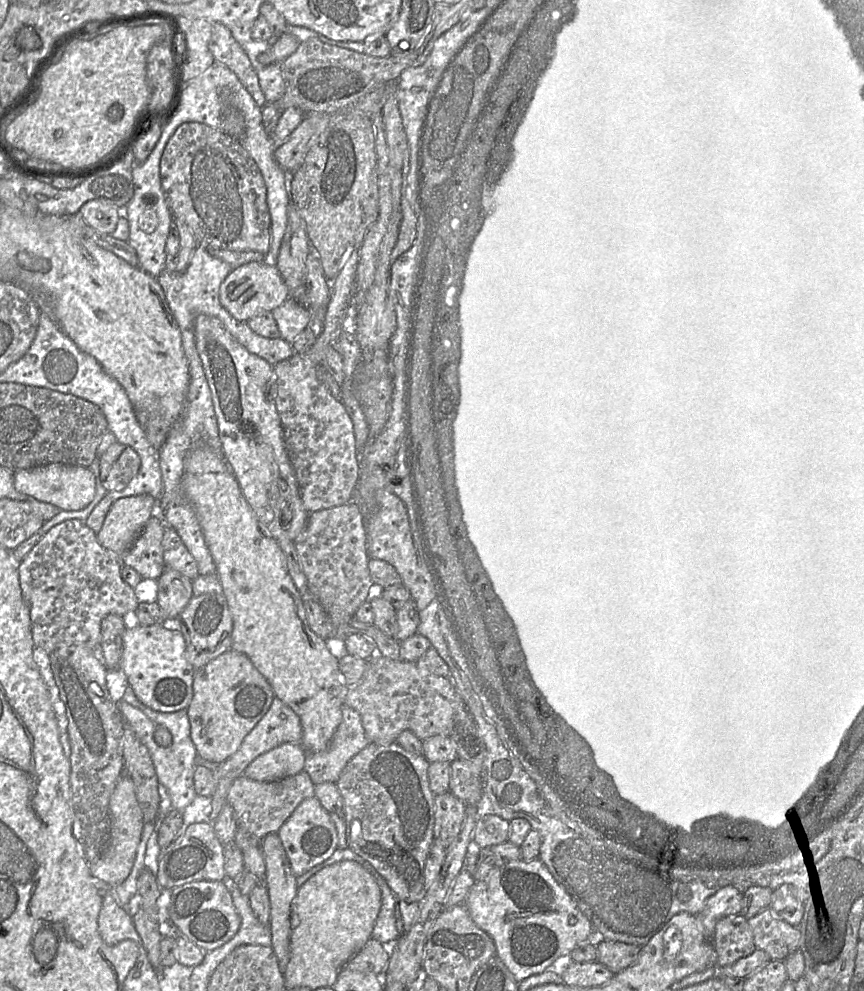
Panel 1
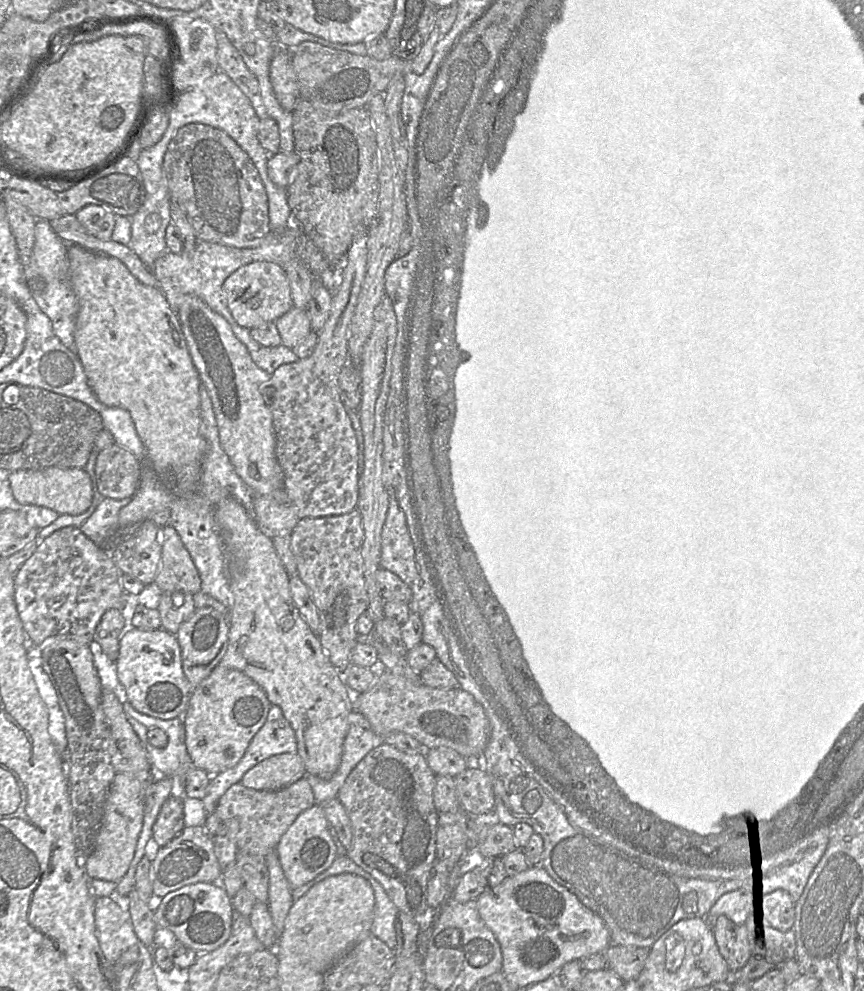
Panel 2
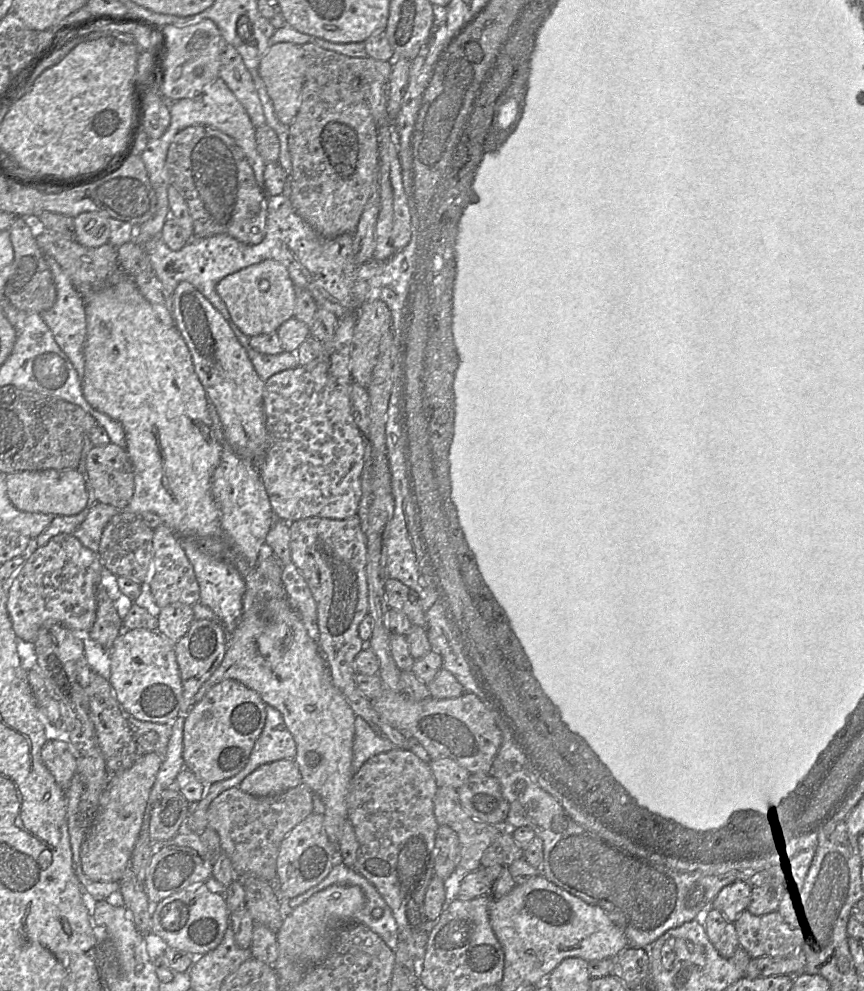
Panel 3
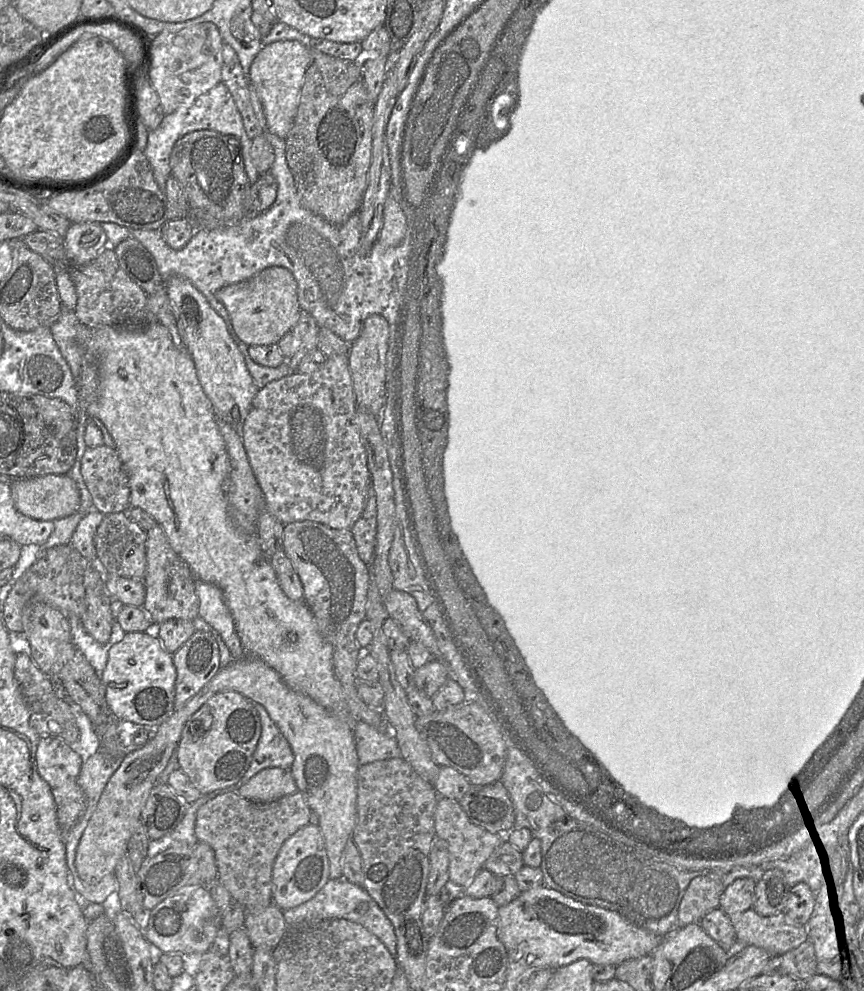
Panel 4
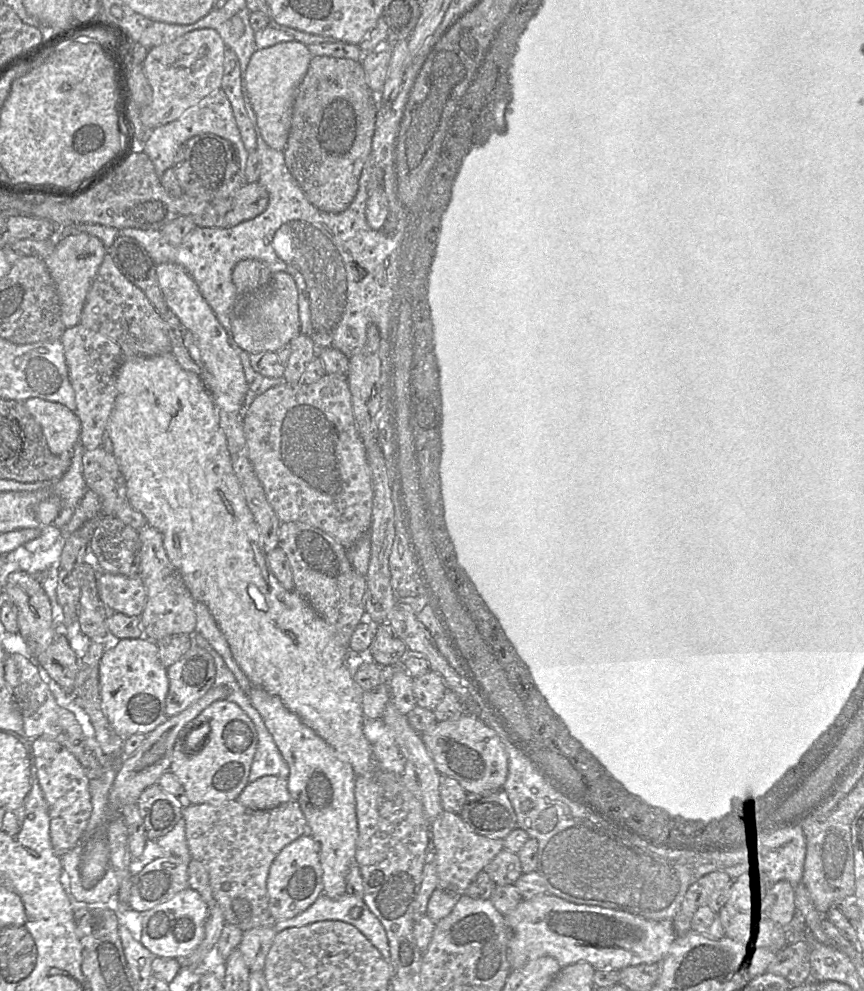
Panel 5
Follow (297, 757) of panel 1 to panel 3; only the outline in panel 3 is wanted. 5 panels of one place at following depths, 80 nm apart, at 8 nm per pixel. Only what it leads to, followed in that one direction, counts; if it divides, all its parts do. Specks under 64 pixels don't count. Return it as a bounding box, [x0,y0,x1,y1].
[239,759,301,797]

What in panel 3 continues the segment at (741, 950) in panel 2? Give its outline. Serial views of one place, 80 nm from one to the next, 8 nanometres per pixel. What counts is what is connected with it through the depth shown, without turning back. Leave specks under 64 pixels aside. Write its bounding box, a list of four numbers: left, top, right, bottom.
[702,908,740,958]

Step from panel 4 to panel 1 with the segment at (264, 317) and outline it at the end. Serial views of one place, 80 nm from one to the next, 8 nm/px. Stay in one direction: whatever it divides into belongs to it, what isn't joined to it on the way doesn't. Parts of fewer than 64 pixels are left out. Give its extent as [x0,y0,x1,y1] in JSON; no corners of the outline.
[219,262,288,322]

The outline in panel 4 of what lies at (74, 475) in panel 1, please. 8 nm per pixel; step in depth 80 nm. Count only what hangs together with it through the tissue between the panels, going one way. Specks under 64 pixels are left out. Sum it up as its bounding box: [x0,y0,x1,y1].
[9,474,80,521]

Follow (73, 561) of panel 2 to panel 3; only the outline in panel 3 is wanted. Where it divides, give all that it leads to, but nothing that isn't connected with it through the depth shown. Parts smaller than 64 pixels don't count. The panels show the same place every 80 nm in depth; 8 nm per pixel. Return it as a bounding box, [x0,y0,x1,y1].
[6,534,104,643]

